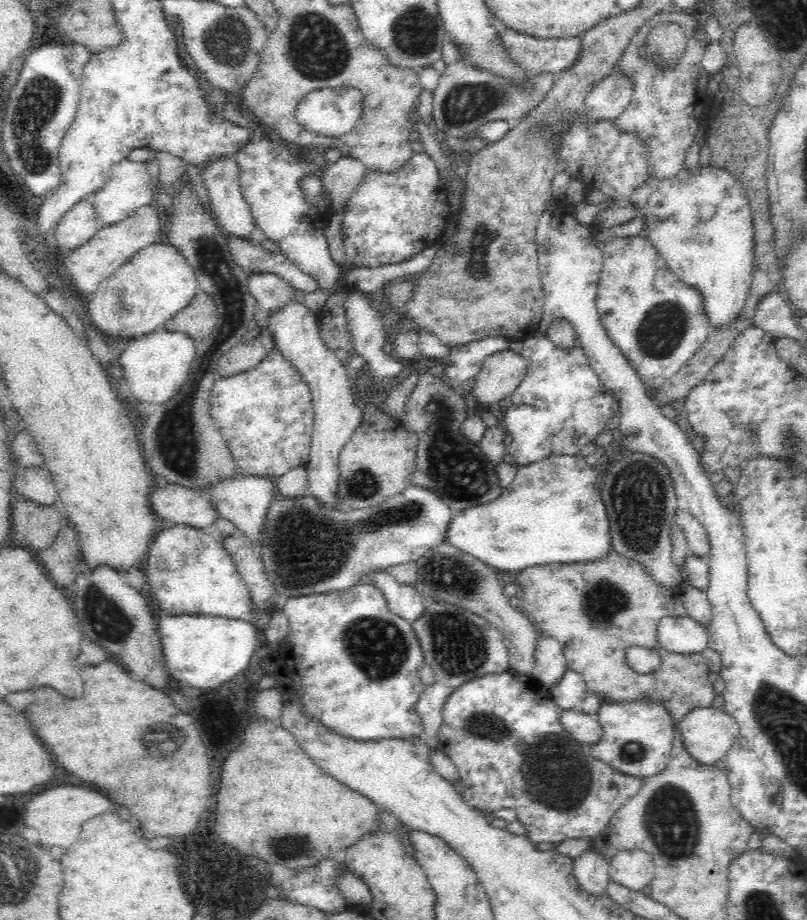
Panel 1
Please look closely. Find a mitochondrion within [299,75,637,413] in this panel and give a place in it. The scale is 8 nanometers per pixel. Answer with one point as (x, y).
(464, 103)

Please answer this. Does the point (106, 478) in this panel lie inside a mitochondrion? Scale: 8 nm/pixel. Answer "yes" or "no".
no

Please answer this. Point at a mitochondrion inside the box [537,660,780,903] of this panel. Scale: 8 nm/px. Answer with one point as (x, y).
(668, 818)

